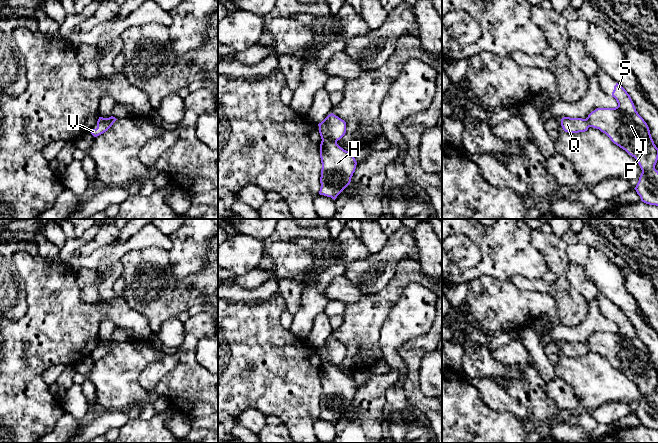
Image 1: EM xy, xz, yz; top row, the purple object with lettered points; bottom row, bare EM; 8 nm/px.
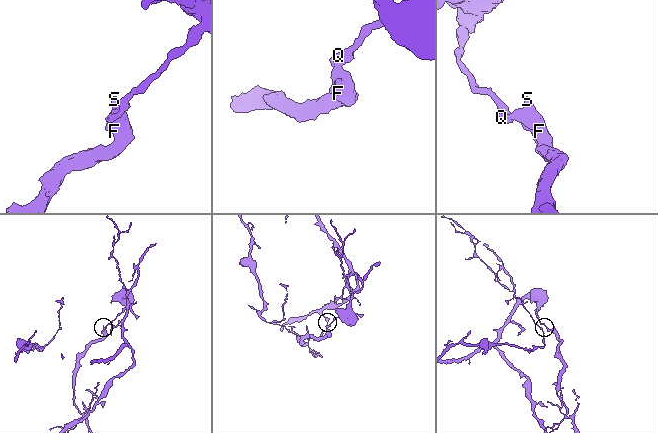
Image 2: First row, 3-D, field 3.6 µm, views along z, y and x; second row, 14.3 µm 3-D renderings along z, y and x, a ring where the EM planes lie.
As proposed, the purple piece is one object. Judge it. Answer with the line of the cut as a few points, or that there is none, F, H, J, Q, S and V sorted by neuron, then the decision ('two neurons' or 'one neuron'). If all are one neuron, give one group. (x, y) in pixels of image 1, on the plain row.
cut in xz along (322, 363), (330, 363), (336, 366); F H J S / Q V; two neurons

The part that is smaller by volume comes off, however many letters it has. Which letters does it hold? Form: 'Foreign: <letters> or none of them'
Foreign: F, H, J, S

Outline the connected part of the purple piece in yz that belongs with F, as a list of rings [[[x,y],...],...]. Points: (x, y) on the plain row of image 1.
[[[616,307],[614,310],[612,321],[616,323],[618,330],[615,332],[597,332],[592,335],[586,342],[589,351],[605,357],[614,368],[637,384],[642,397],[634,413],[642,426],[658,430],[658,395],[655,393],[658,384],[658,372],[654,368],[647,347],[638,338],[630,319],[620,308]]]

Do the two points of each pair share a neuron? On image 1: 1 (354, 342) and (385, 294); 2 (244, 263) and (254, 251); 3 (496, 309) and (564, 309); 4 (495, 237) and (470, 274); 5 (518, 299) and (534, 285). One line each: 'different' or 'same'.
1: same
2: same
3: different
4: same
5: different

